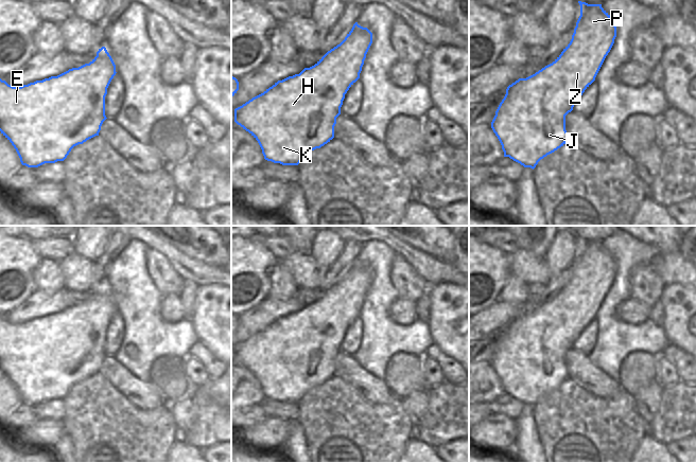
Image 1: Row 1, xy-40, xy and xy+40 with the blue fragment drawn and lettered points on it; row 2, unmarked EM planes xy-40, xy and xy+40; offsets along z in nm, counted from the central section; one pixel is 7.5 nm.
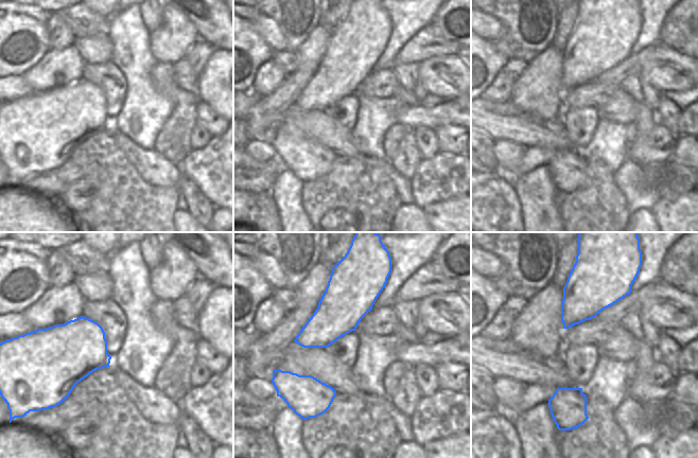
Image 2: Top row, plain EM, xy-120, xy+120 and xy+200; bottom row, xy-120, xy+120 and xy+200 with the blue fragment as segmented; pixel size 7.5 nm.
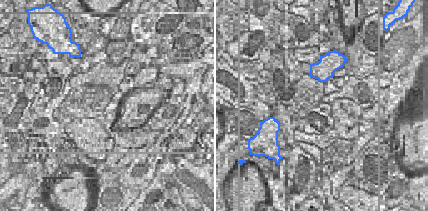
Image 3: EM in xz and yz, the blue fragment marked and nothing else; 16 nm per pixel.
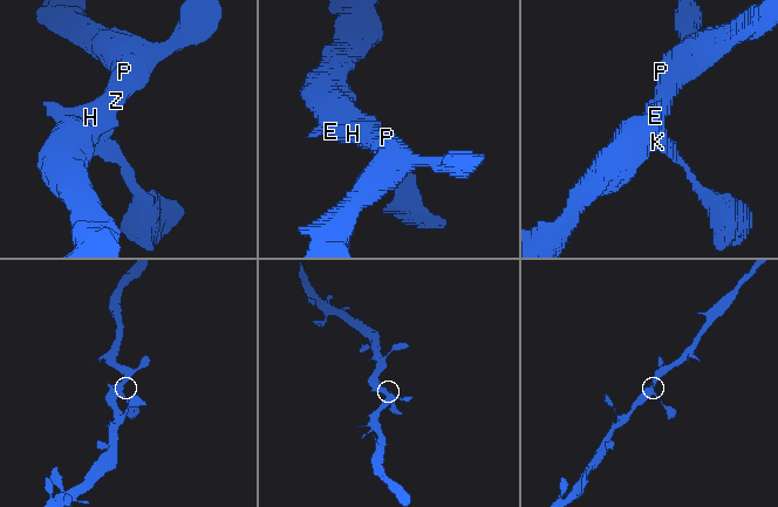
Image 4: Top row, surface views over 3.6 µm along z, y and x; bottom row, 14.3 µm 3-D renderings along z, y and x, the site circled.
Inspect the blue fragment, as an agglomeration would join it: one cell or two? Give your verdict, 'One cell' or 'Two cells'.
One cell.

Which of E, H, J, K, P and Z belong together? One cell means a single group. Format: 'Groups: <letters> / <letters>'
Groups: E H J K P Z

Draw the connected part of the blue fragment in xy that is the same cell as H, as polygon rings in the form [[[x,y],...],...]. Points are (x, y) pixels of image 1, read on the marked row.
[[[355,22],[345,39],[314,66],[278,81],[263,93],[234,109],[234,122],[259,143],[264,159],[282,165],[298,165],[312,150],[334,138],[336,118],[349,88],[360,78],[372,33]]]

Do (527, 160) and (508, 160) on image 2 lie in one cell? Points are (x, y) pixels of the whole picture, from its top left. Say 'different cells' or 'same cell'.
different cells

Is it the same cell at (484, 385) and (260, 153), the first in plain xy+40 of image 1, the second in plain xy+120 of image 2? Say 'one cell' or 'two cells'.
one cell

